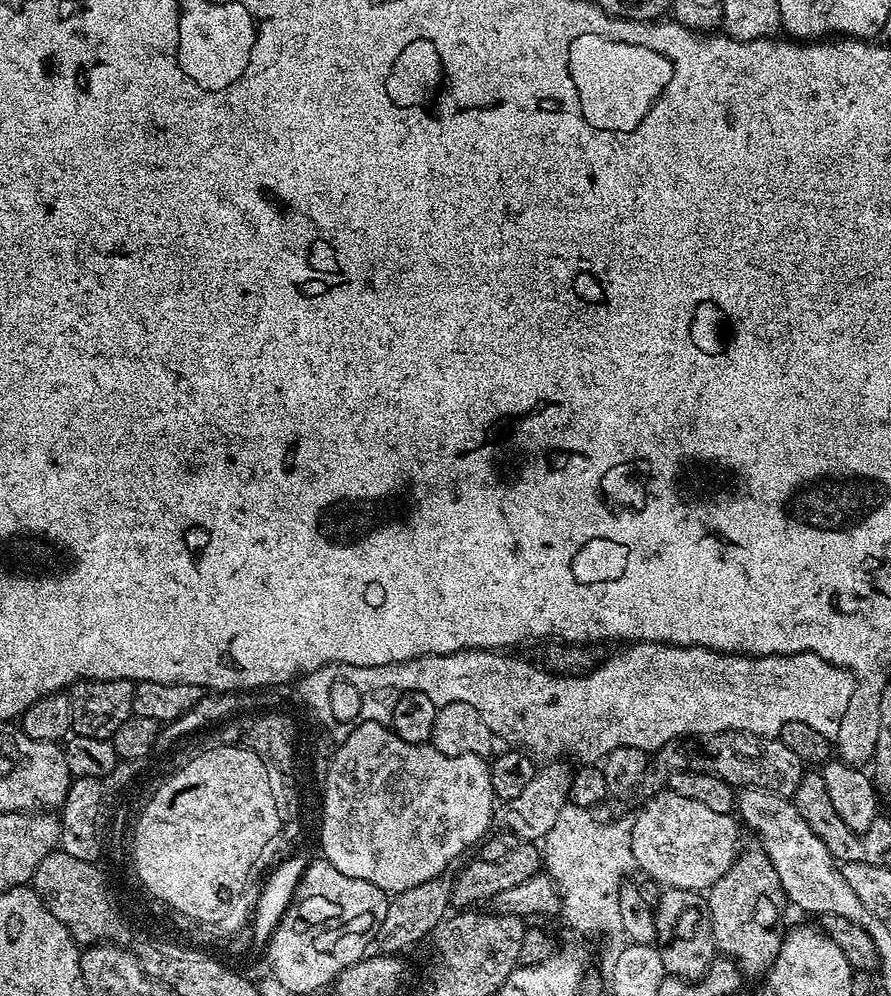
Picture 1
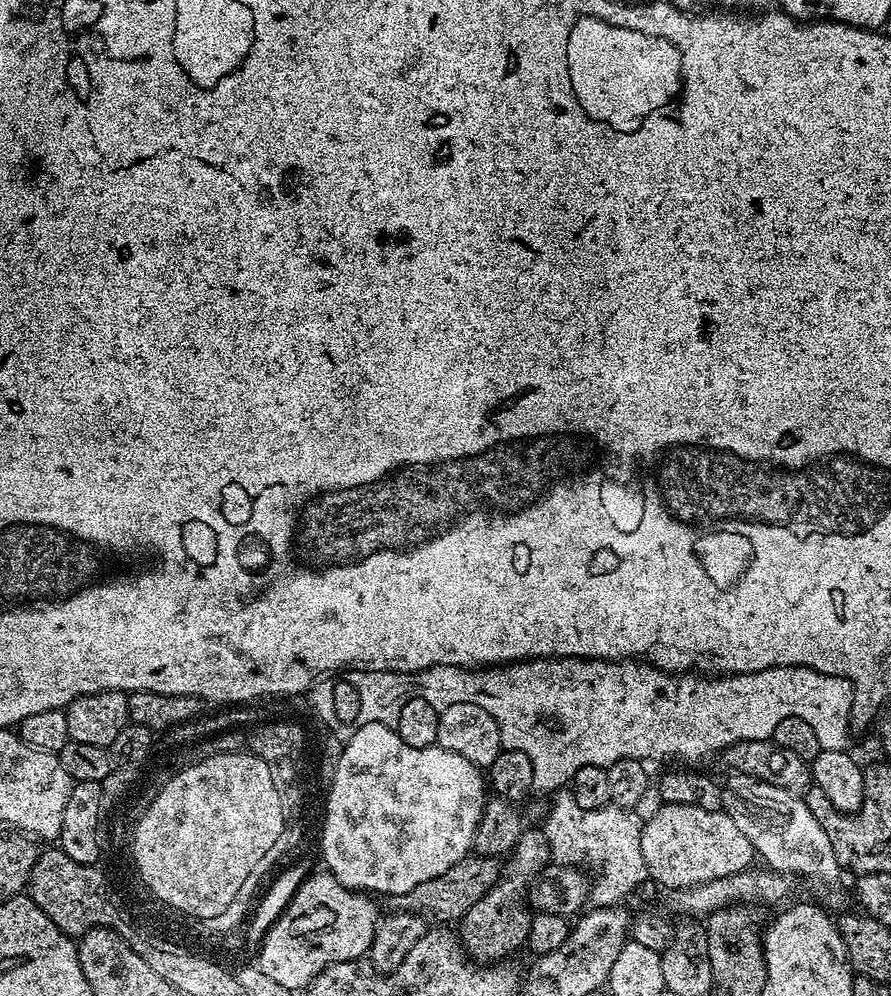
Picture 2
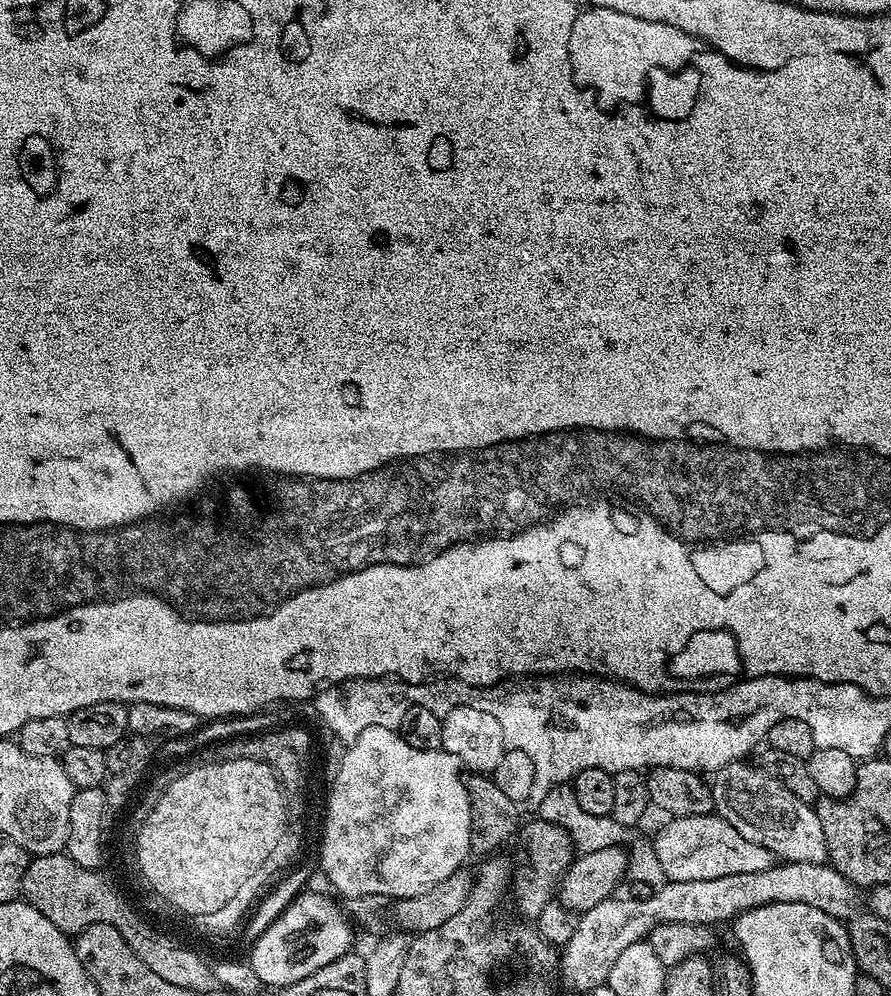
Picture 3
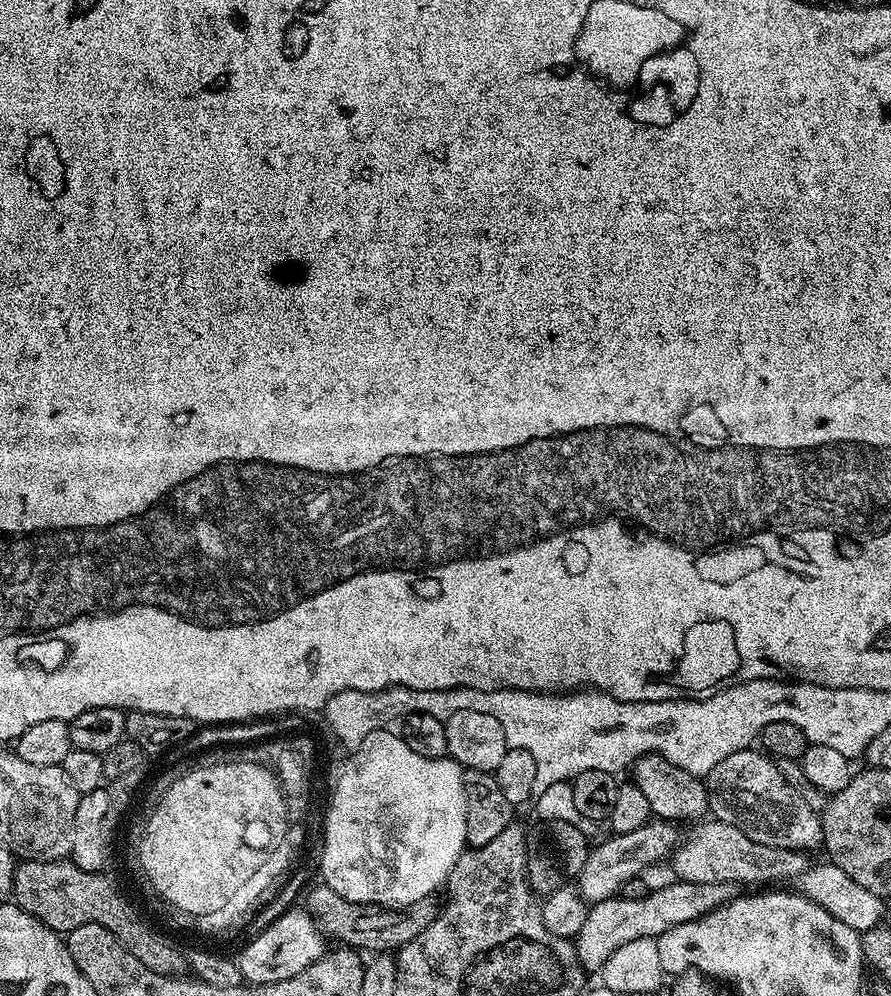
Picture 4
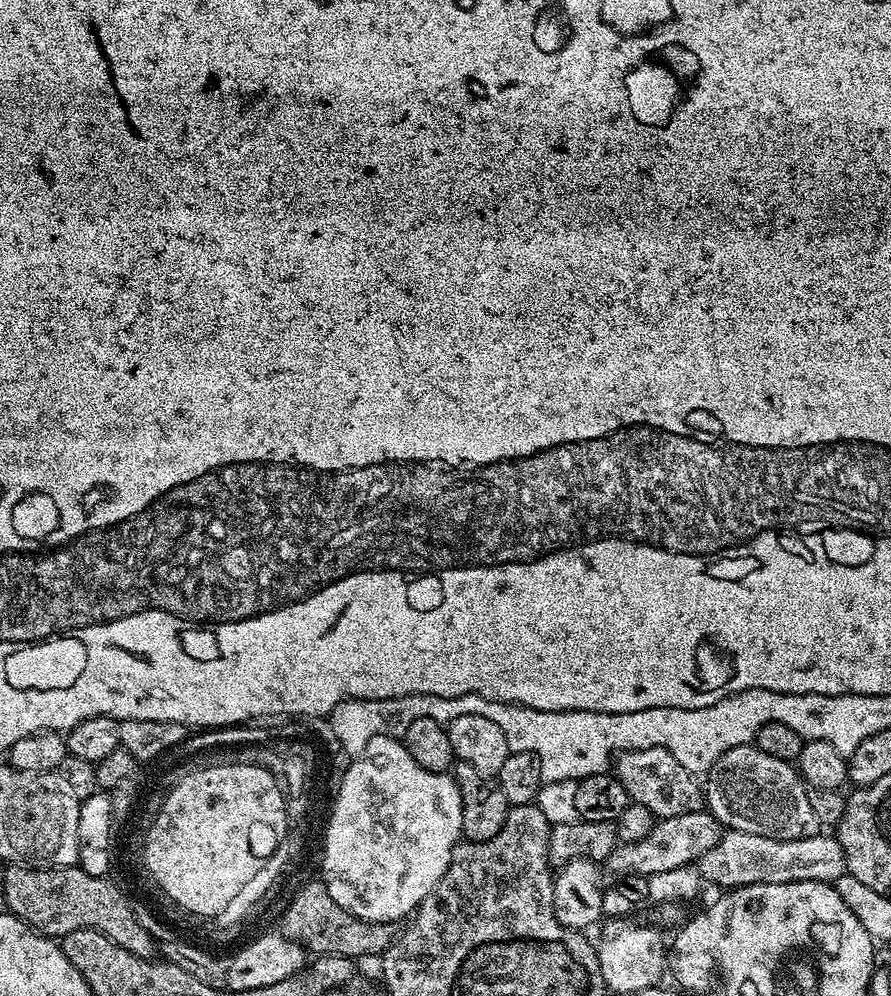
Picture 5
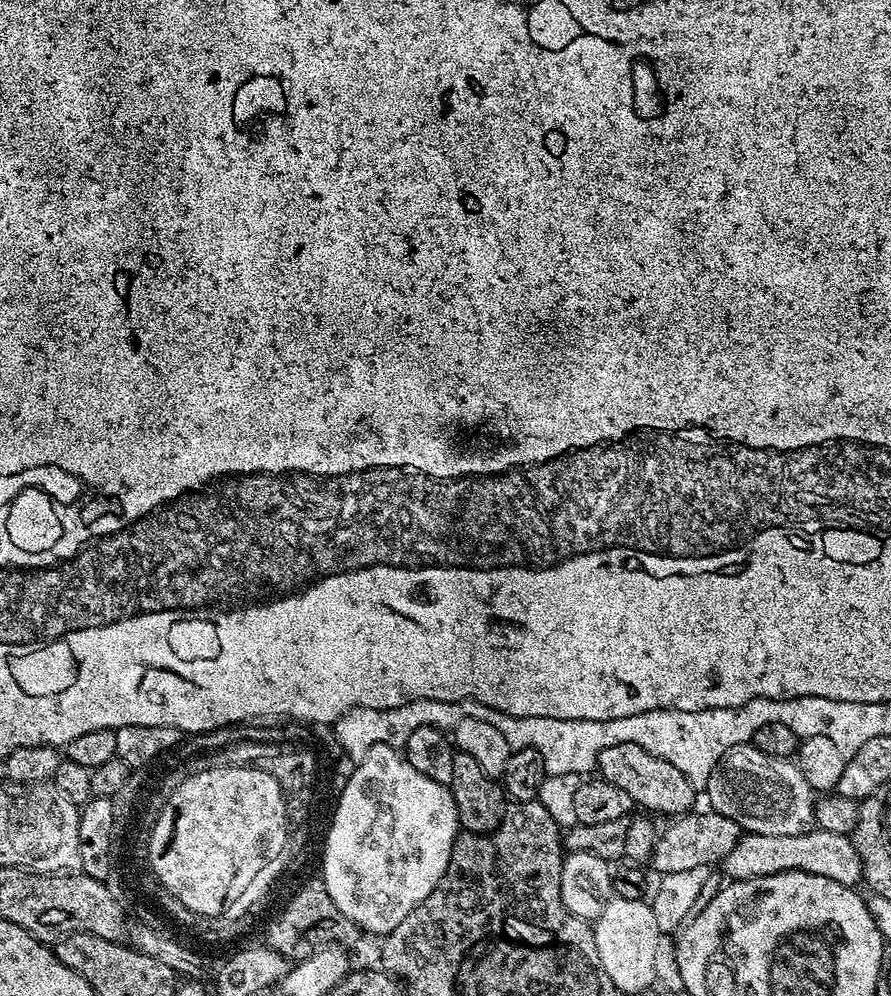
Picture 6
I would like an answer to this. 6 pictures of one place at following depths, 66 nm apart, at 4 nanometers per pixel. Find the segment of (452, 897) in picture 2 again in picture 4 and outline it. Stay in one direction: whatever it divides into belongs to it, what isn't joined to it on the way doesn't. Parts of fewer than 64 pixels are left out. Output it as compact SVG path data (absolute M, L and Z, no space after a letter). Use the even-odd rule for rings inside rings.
M323 882L317 884L317 888L308 896L307 911L320 925L320 931L325 937L332 939L333 936L337 945L353 950L365 948L366 951L372 952L371 954L388 954L399 950L414 938L418 938L418 934L422 934L422 930L426 930L426 926L434 922L438 911L438 904L436 905L435 899L432 898L419 900L409 904L407 908L369 906L355 904L342 898L342 894L334 894L334 890L330 890Z

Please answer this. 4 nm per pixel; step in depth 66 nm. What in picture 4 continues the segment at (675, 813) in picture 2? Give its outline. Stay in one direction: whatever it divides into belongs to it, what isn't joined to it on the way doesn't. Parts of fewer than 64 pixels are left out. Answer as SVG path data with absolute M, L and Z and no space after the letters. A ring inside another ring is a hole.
M715 818L701 823L696 833L692 837L685 839L680 847L674 853L674 867L679 879L689 880L695 884L734 884L743 886L743 884L756 884L752 886L770 886L774 880L795 881L797 876L810 866L809 853L798 848L779 848L770 846L762 842L754 842L754 838L746 835L742 829L734 824L725 824L722 820Z

